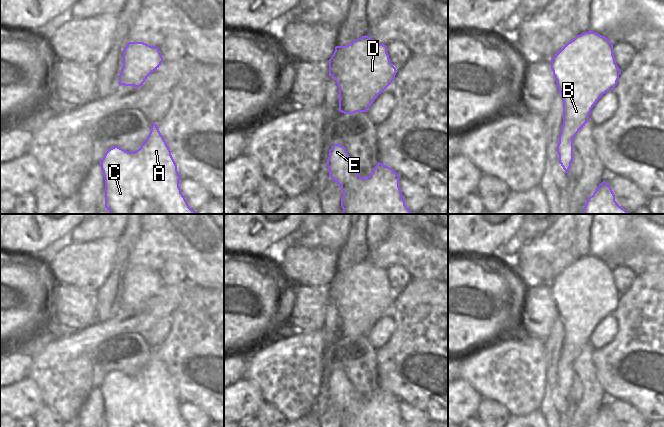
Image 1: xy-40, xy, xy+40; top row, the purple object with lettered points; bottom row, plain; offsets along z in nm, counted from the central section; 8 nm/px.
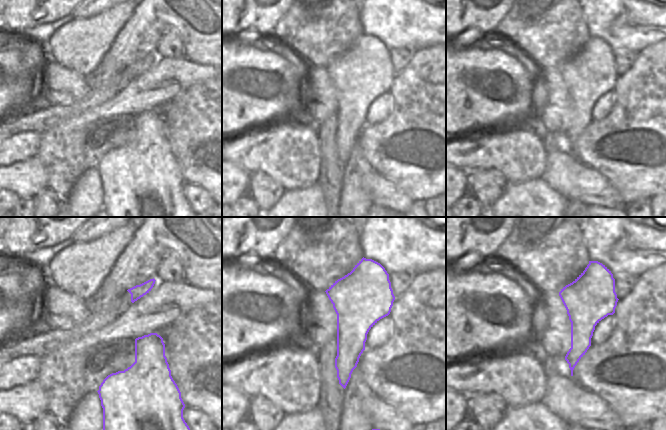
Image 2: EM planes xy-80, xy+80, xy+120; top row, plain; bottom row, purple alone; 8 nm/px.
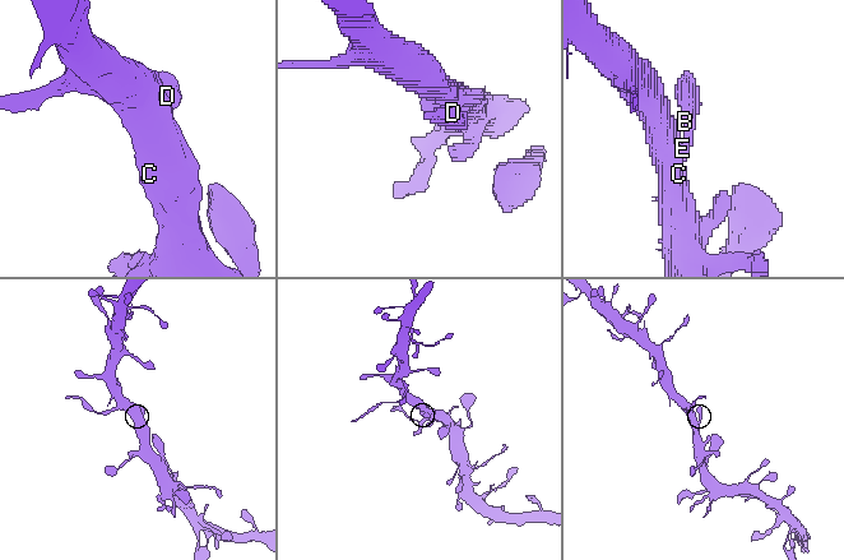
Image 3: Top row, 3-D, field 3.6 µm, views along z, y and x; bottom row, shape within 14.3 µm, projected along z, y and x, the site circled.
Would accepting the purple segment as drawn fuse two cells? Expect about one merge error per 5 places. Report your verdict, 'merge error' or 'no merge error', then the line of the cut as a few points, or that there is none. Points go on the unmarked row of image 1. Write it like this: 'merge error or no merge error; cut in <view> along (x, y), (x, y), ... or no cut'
no merge error; no cut

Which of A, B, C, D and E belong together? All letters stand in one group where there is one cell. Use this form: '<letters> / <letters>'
A B C D E

